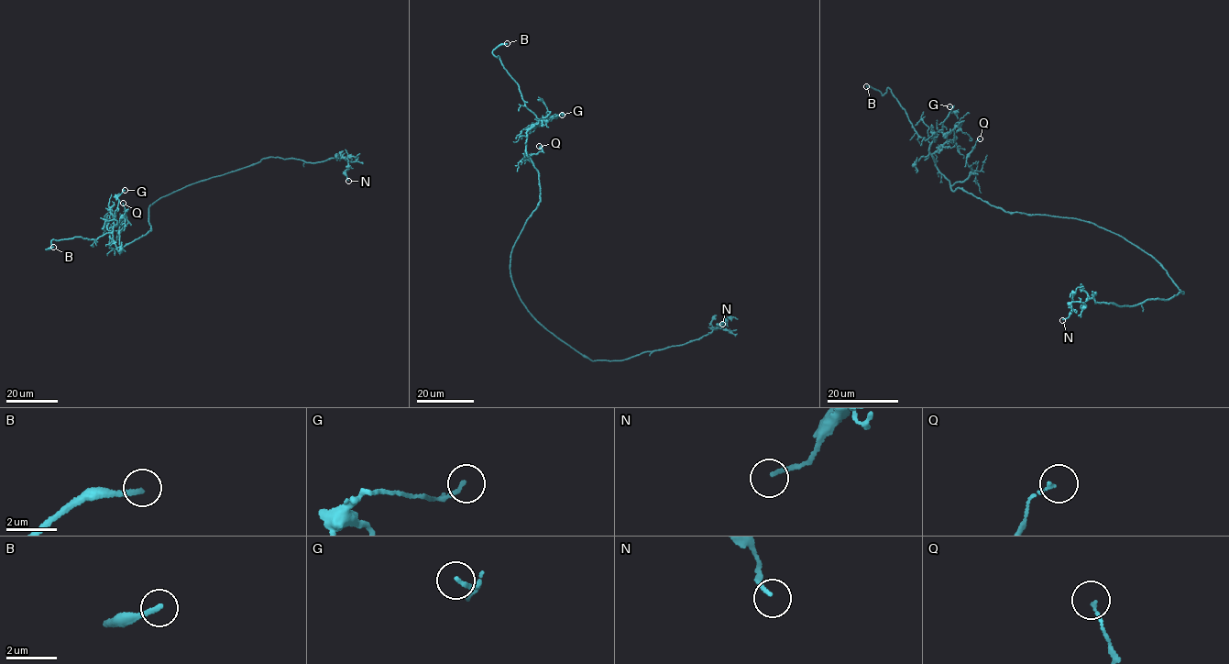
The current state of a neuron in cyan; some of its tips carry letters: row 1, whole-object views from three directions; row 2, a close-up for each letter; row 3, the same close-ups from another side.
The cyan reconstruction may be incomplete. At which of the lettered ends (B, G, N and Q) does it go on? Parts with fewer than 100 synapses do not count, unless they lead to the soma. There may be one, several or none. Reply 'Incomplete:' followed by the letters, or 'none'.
Incomplete: B

